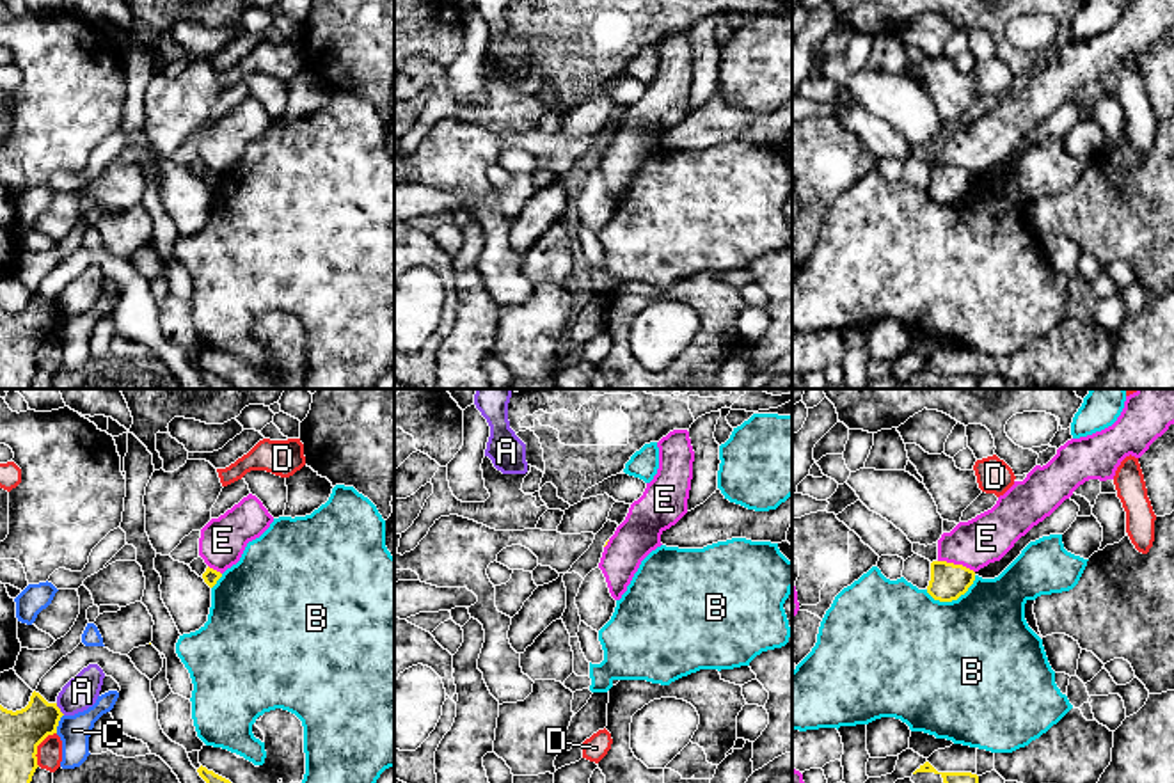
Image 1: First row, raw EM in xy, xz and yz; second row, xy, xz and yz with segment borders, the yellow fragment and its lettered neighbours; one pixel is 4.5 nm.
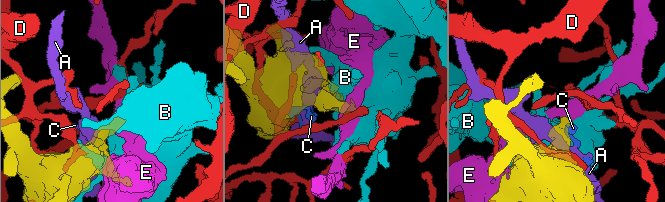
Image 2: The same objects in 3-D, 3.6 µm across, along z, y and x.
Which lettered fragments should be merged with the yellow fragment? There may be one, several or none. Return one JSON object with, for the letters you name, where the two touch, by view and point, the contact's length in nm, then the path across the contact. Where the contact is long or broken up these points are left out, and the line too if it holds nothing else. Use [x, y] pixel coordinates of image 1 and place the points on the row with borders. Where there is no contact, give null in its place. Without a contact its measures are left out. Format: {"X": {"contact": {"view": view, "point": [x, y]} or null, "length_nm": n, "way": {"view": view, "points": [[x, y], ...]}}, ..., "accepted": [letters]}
{"accepted": []}

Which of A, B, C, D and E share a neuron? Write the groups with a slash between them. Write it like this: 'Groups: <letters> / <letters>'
Groups: A / B / C / D / E

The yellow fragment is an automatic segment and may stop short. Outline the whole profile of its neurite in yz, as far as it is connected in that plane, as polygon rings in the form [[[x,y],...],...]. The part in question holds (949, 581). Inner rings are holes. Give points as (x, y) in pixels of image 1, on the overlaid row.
[[[947,561],[931,563],[927,593],[940,602],[957,600],[975,581],[975,572]]]

